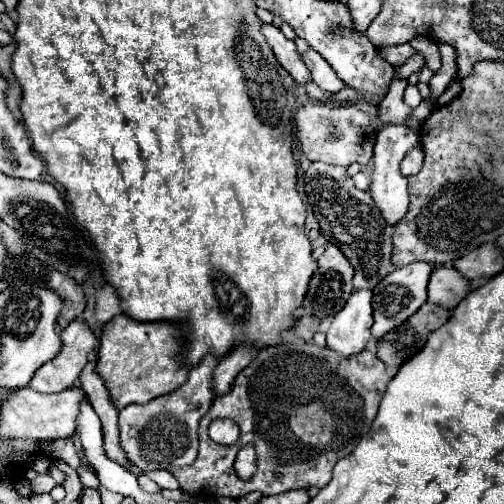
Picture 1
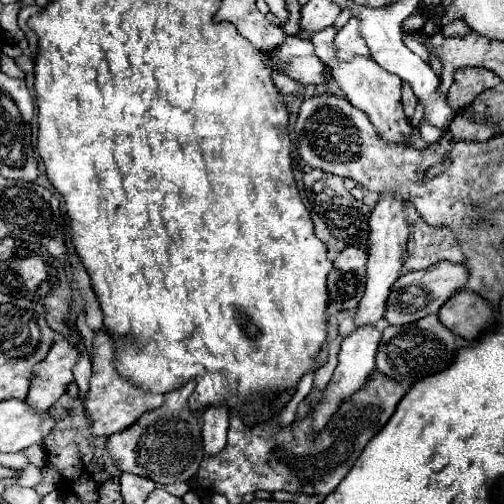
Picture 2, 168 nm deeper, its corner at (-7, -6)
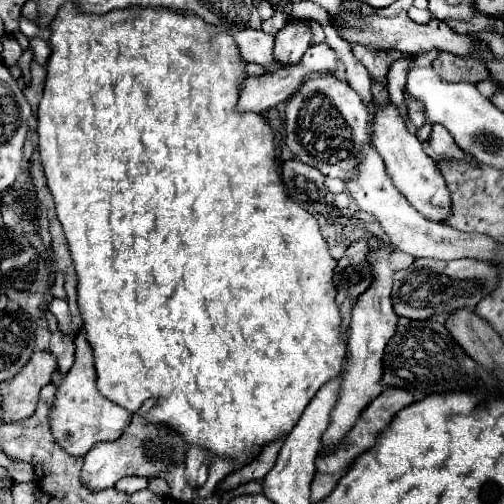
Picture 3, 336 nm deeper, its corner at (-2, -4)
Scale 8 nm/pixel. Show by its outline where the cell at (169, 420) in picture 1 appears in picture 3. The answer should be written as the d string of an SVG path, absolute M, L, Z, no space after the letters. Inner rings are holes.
M148 399L132 417L132 423L126 427L126 433L112 441L112 443L96 443L88 455L84 455L82 465L82 481L92 491L100 491L106 487L114 487L116 481L120 481L126 475L140 475L140 477L156 477L160 471L174 469L184 463L188 443L184 437L162 423L148 423L146 415L156 405L156 399Z

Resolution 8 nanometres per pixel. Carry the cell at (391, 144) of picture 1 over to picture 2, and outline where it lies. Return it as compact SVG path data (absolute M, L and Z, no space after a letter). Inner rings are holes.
M383 195L381 201L375 205L371 217L369 217L367 289L365 289L365 295L359 301L359 307L357 307L357 313L355 313L355 327L377 325L383 319L389 291L391 291L393 283L401 277L401 267L405 263L407 237L409 237L409 225L407 225L405 203L395 199L395 197L391 197L391 195Z

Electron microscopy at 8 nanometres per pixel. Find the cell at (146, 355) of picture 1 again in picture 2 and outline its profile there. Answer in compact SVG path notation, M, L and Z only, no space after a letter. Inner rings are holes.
M95 331L93 357L91 357L93 373L91 373L91 379L89 379L89 391L83 399L85 413L87 413L87 419L89 419L89 429L91 429L91 435L95 435L95 437L109 437L109 435L115 435L119 431L125 431L143 413L163 405L163 395L151 395L151 393L139 391L137 387L133 387L131 383L127 383L123 377L117 375L117 371L113 367L115 351L111 347L113 347L111 337L105 331Z

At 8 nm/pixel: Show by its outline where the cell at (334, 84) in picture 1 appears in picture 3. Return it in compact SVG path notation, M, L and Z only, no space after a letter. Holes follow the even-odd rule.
M242 29L230 33L236 37L244 61L258 63L262 67L278 65L278 59L274 57L274 37L270 33L254 31L254 29Z

